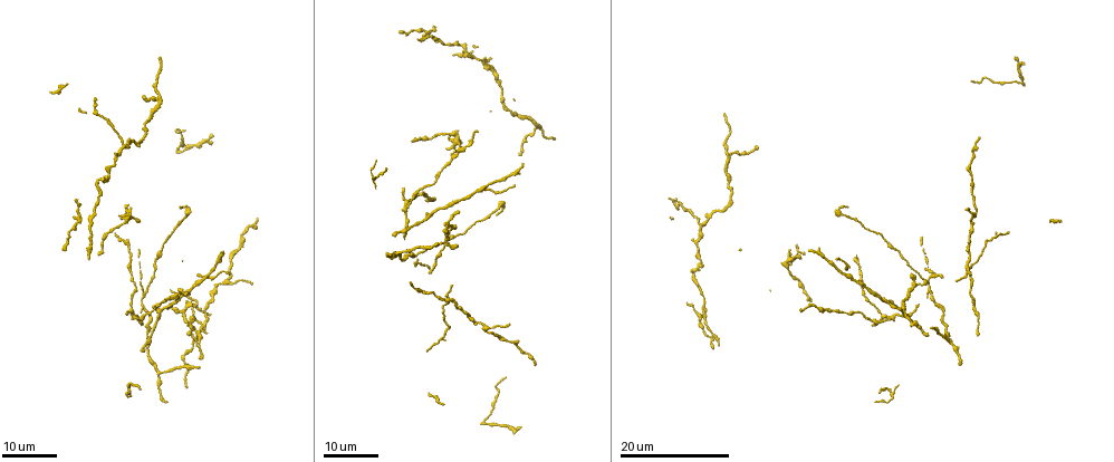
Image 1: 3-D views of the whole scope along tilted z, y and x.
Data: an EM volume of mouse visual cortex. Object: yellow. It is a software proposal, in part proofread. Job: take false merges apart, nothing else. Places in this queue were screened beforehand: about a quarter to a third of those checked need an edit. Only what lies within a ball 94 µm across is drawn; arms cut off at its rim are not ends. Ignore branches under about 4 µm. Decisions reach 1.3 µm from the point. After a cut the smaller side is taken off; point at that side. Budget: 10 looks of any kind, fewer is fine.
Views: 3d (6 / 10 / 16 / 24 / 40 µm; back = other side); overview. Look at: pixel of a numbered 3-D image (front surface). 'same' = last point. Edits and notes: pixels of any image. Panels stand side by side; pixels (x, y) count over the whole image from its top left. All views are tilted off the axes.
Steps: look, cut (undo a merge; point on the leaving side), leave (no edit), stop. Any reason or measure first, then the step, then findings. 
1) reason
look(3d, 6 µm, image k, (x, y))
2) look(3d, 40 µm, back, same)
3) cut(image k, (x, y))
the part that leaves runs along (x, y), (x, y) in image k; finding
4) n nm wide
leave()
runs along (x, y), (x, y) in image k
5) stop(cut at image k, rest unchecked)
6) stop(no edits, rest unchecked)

look(3d, 16 µm, image 1, (951, 343))

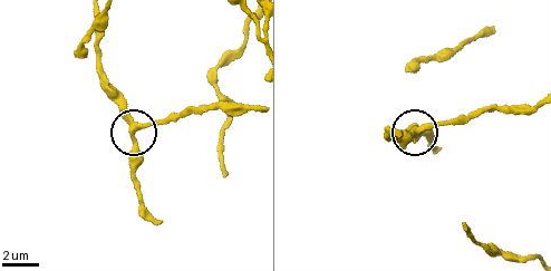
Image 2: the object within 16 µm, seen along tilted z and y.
look(3d, 6 µm, image 2, (135, 128))

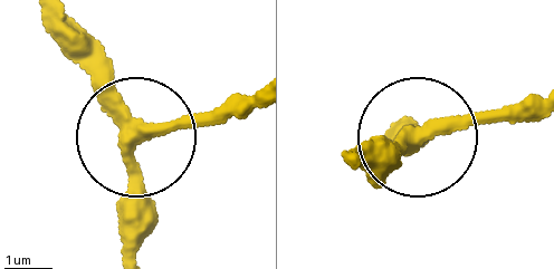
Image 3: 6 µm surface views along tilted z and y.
leave()
runs along (51, 25), (139, 131), (245, 116) in image 3; one neuron here

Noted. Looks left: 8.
two arms in line, one across
look(3d, 24 µm, image 1, (485, 188))

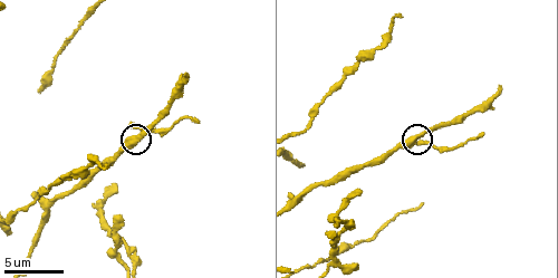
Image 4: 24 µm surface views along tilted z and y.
look(3d, 6 µm, image 4, (139, 137))

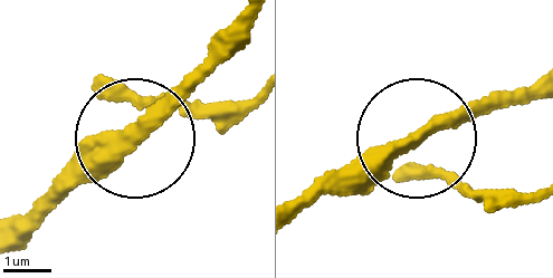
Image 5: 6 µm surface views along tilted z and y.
leave()
all the same neuron

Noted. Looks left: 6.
three arms meet
look(3d, 24 µm, image 1, (405, 207))

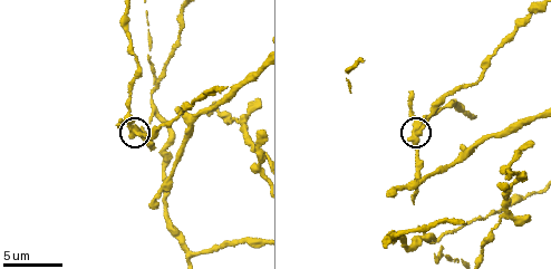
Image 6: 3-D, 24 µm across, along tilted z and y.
look(3d, 10 µm, image 6, (413, 135))

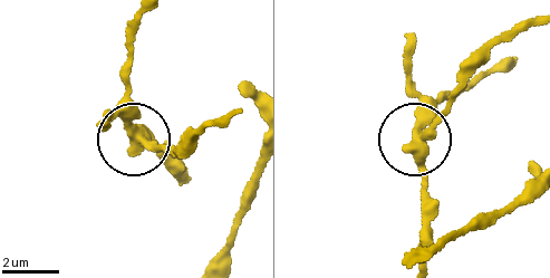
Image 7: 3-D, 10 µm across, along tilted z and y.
leave()
continuous, no second neuron

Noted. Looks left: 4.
branch point
look(3d, 24 µm, image 1, (484, 329))

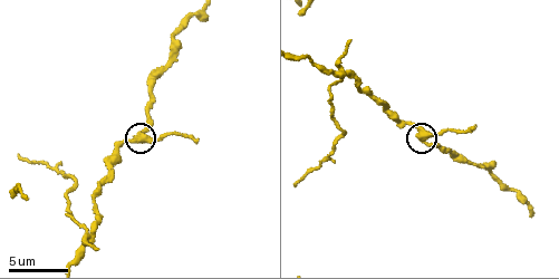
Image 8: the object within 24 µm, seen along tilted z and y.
look(3d, 10 µm, image 8, (140, 133))

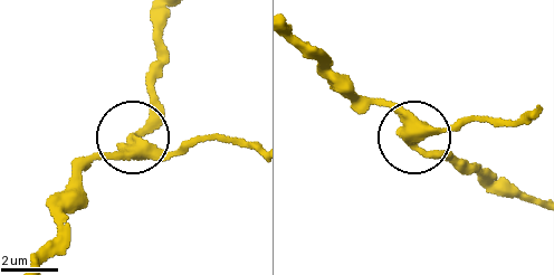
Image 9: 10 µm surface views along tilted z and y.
390 nm wide
leave()
runs along (38, 255), (85, 166), (136, 139), (173, 149), (216, 140) in image 9; all the same neuron

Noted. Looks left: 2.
thin arm on a thick one
look(3d, 6 µm, image 8, (92, 230))

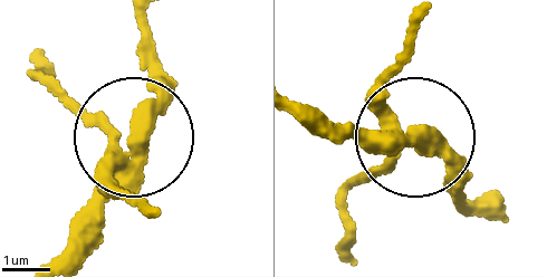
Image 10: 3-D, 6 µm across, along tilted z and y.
cut(image 10, (90, 114))
the part that leaves runs along (122, 158), (48, 91), (39, 59) in image 10; two neurons meet here

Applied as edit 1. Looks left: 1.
stop(cut at image 10, rest unchecked)

